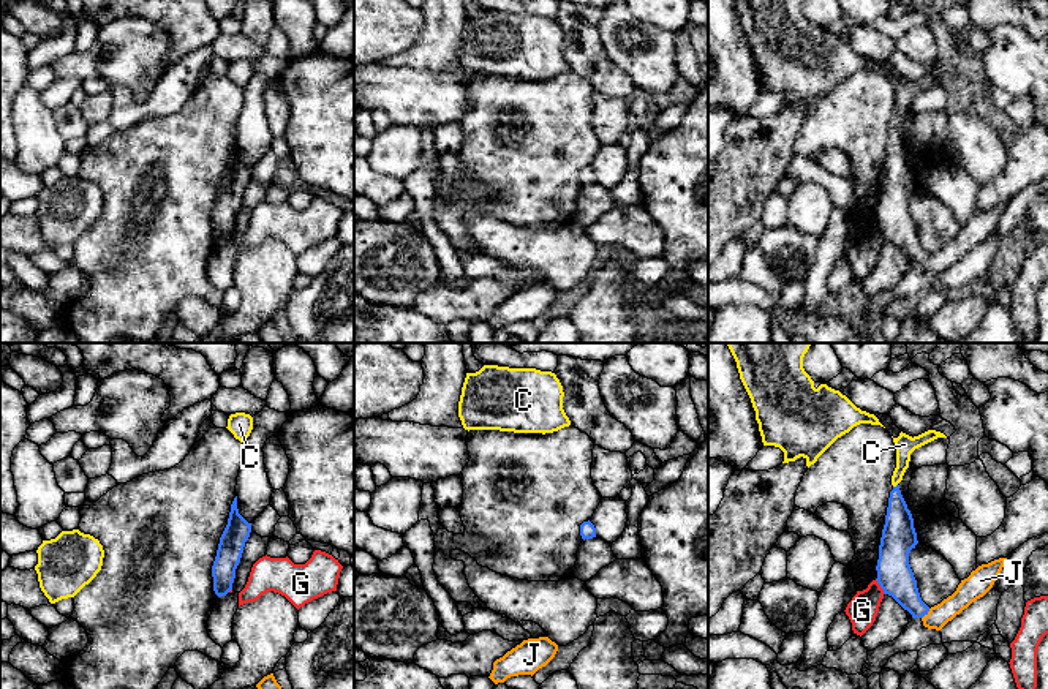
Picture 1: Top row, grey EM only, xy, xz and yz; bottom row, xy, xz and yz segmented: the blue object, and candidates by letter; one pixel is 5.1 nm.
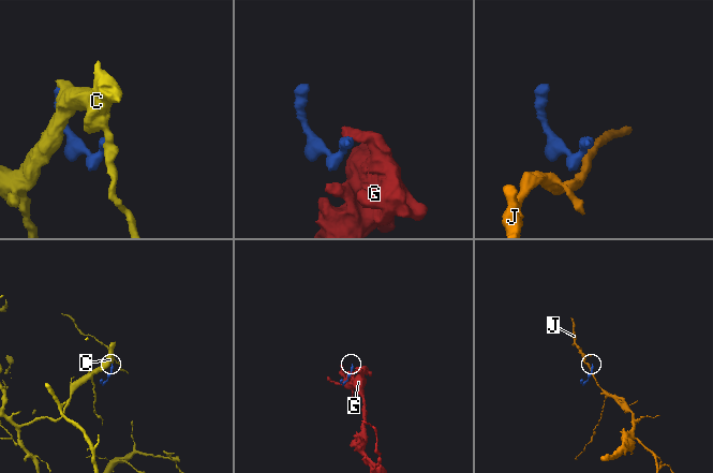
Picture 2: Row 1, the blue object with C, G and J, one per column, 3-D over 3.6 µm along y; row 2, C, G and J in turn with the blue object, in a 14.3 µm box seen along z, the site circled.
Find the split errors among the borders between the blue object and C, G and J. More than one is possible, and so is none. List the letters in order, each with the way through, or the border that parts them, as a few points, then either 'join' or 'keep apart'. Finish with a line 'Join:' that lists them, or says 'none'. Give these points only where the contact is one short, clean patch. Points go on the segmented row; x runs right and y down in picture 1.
C: way yz (898, 534), (897, 485), (904, 444); join
G: border yz (876, 579), (884, 593); keep apart
J: border yz (930, 609), (922, 618); keep apart
Join: C

